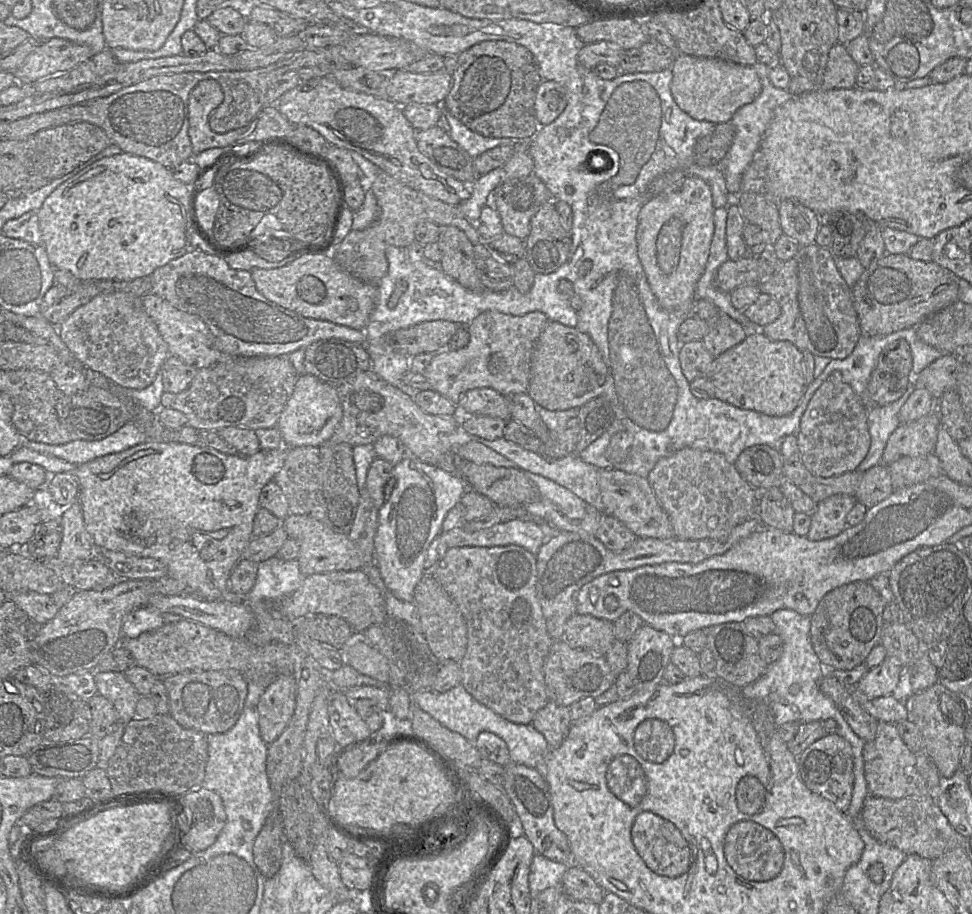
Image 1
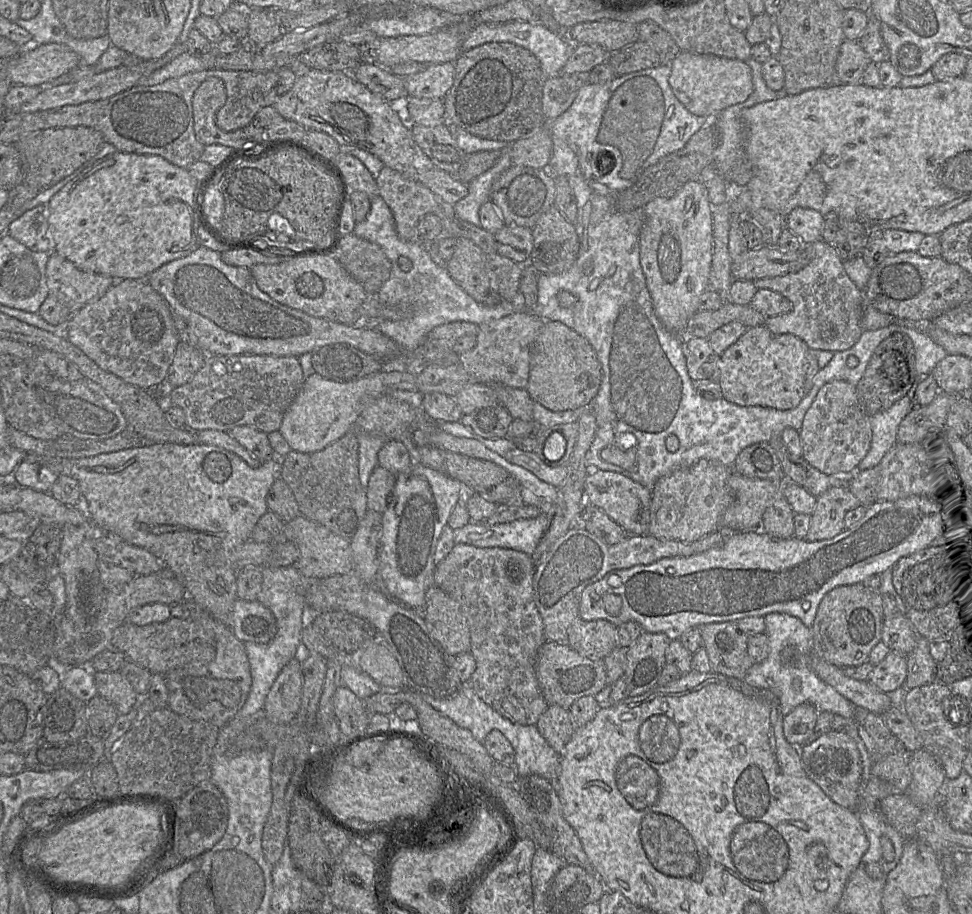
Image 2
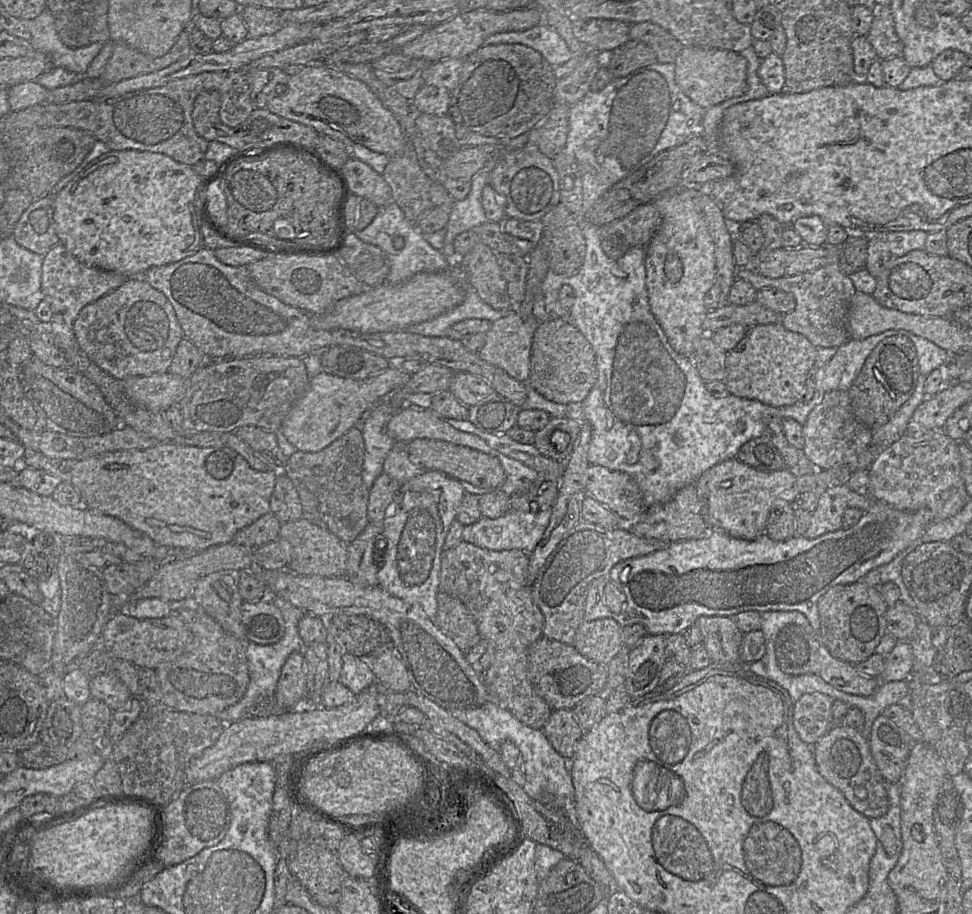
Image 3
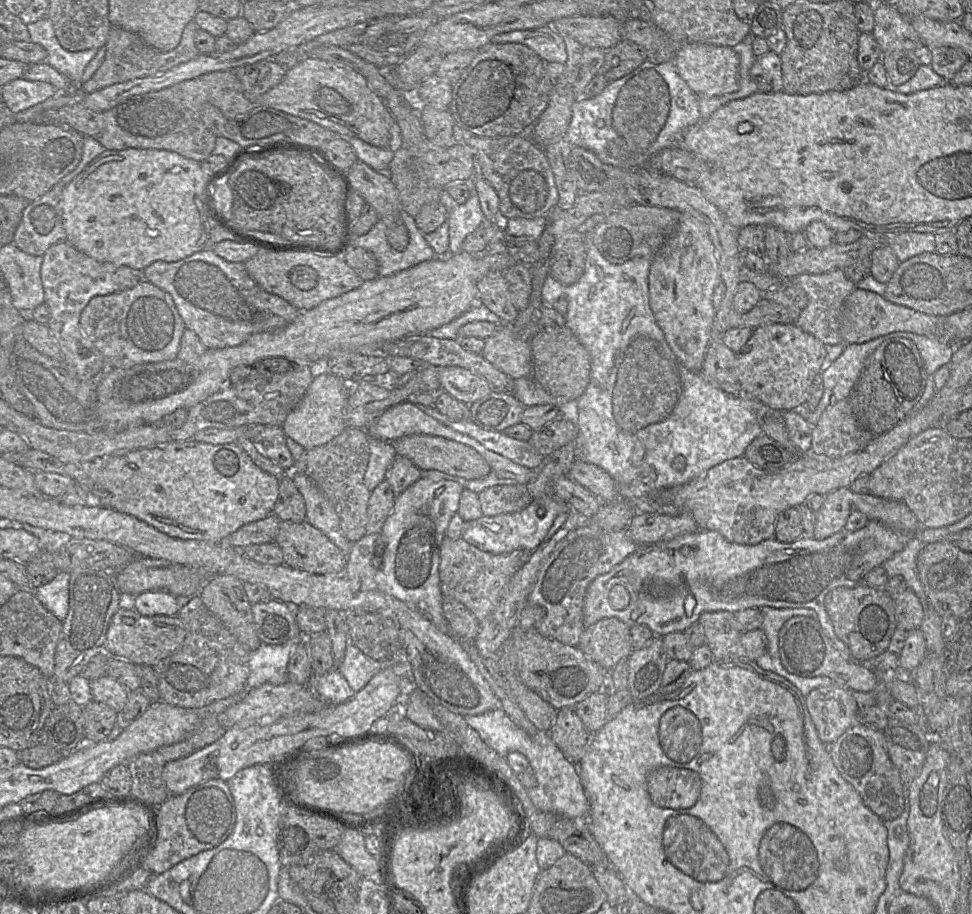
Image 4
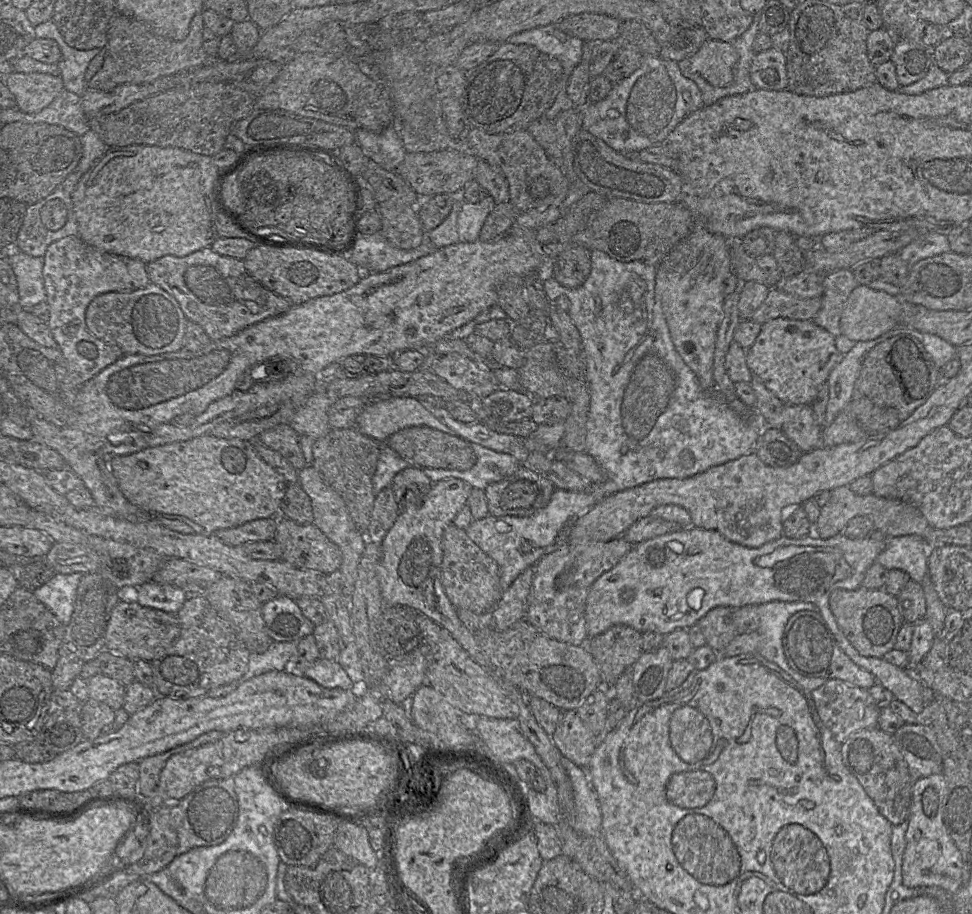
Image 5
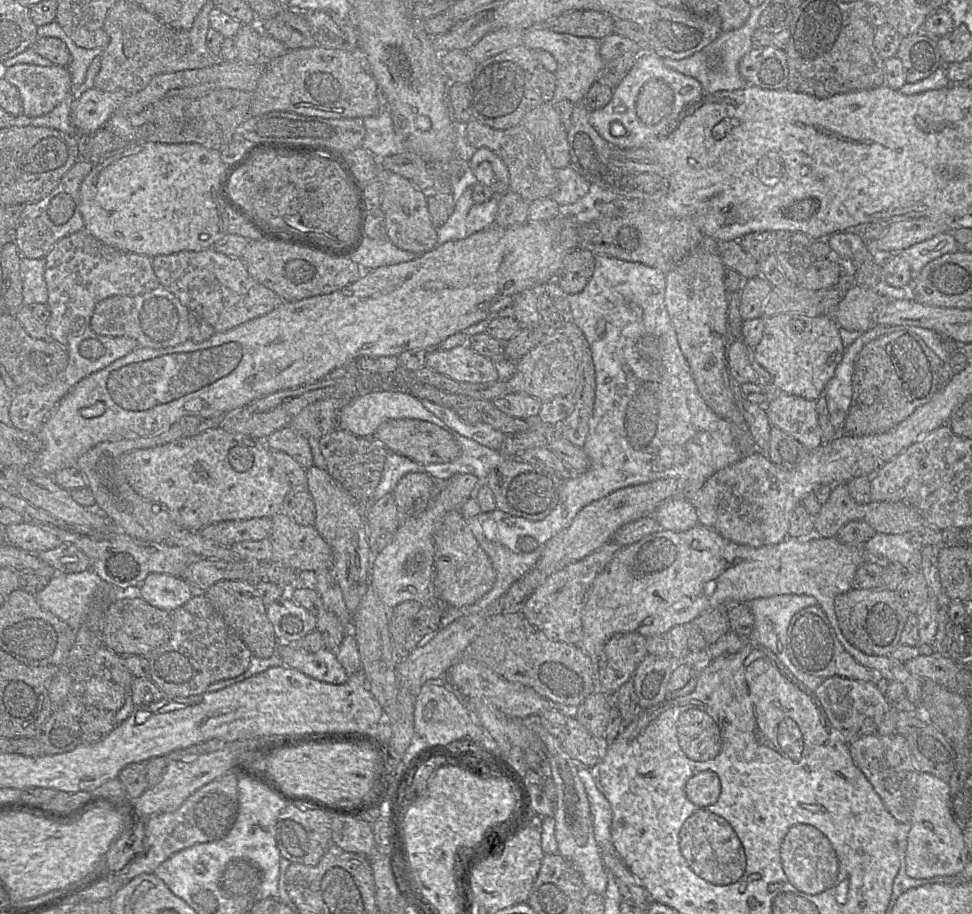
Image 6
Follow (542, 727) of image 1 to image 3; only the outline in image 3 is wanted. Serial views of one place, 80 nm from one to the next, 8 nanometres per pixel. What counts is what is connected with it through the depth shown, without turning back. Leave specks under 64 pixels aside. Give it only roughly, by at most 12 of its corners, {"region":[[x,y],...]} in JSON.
{"region":[[570,709],[553,710],[541,730],[567,761],[585,733]]}

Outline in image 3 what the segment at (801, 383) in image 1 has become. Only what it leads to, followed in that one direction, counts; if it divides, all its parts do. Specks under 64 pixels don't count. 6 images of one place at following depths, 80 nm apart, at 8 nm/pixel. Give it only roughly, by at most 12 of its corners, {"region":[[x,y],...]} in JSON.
{"region":[[780,323],[726,356],[732,396],[804,403],[817,349]]}

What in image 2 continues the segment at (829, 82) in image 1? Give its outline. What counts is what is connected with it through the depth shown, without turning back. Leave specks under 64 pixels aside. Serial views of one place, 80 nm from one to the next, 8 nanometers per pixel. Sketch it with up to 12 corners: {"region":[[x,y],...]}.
{"region":[[845,39],[835,65],[840,83],[861,83],[870,58]]}

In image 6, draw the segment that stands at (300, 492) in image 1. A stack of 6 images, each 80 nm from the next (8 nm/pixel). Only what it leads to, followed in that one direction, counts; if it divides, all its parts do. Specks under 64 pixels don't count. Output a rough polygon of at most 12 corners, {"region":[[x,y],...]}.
{"region":[[335,429],[319,439],[326,471],[366,519],[388,450]]}

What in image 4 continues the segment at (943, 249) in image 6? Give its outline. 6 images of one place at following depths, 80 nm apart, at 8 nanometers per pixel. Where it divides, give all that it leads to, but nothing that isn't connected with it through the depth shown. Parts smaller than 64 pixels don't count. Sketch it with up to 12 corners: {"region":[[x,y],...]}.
{"region":[[887,234],[888,246],[901,262],[935,252],[935,234]]}

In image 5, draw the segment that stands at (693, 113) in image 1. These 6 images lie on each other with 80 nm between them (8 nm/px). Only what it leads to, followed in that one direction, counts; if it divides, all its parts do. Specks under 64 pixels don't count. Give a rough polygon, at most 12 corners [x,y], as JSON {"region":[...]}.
{"region":[[708,39],[689,57],[690,71],[714,87],[732,84],[738,53]]}

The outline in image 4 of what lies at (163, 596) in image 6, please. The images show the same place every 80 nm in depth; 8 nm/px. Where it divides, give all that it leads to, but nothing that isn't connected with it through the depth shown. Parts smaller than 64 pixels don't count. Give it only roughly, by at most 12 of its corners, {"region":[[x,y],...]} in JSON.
{"region":[[165,590],[134,597],[143,616],[176,616],[177,598]]}

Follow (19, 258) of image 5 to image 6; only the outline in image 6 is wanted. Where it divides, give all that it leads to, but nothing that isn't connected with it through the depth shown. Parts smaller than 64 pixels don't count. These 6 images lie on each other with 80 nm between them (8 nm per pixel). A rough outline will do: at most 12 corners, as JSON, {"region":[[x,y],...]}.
{"region":[[21,257],[23,304],[46,304],[46,259]]}

